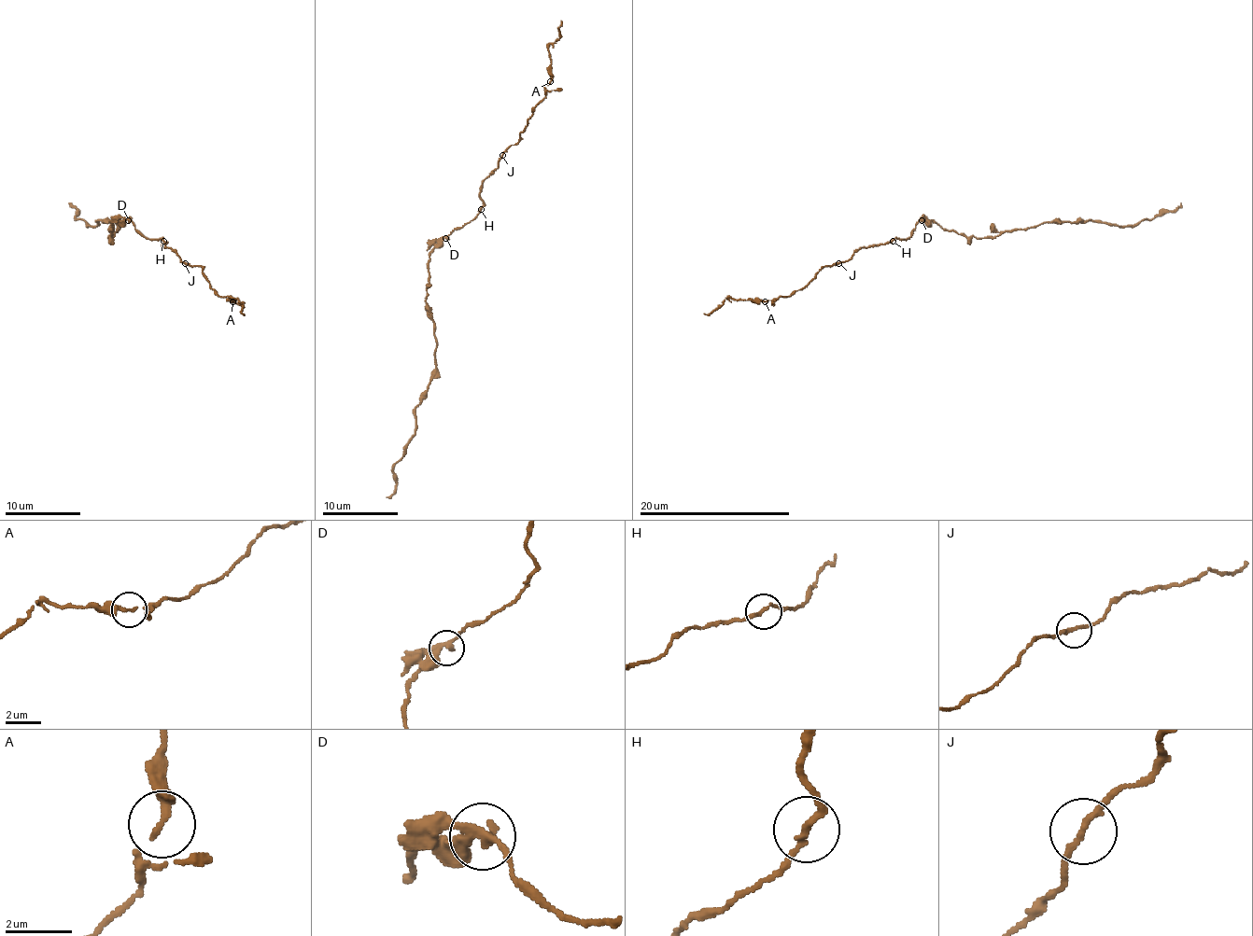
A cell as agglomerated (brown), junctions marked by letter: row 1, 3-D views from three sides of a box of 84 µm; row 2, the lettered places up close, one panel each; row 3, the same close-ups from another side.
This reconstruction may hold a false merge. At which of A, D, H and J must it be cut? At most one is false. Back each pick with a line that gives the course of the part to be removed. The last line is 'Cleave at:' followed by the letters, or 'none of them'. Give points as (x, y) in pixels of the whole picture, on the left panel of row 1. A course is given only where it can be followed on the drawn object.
D: foreign part runs (128, 219), (112, 225), (108, 238), (119, 223), (88, 225), (77, 219), (78, 212), (69, 202)
Cleave at: D

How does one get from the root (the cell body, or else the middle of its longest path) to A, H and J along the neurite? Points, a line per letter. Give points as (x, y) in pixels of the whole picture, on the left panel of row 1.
A: (128, 221), (148, 238), (161, 238), (161, 245), (171, 247), (180, 261), (202, 267), (209, 286), (233, 300)
H: (128, 221), (145, 236), (163, 240)
J: (128, 221), (148, 238), (161, 238), (165, 242), (161, 245), (171, 247), (184, 263)

